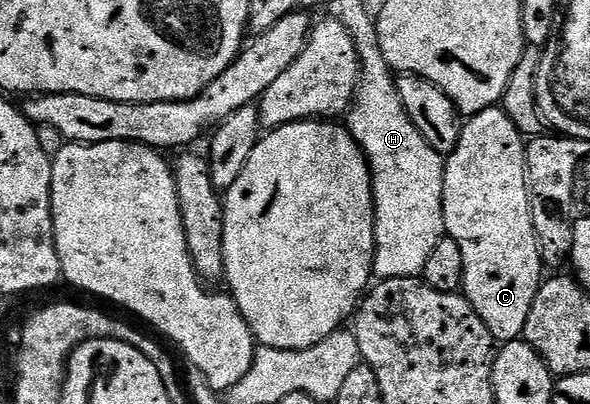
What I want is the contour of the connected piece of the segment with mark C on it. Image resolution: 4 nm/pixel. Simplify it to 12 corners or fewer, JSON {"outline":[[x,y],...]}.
{"outline":[[503,107],[463,121],[444,231],[463,295],[521,339],[542,283],[526,137]]}

